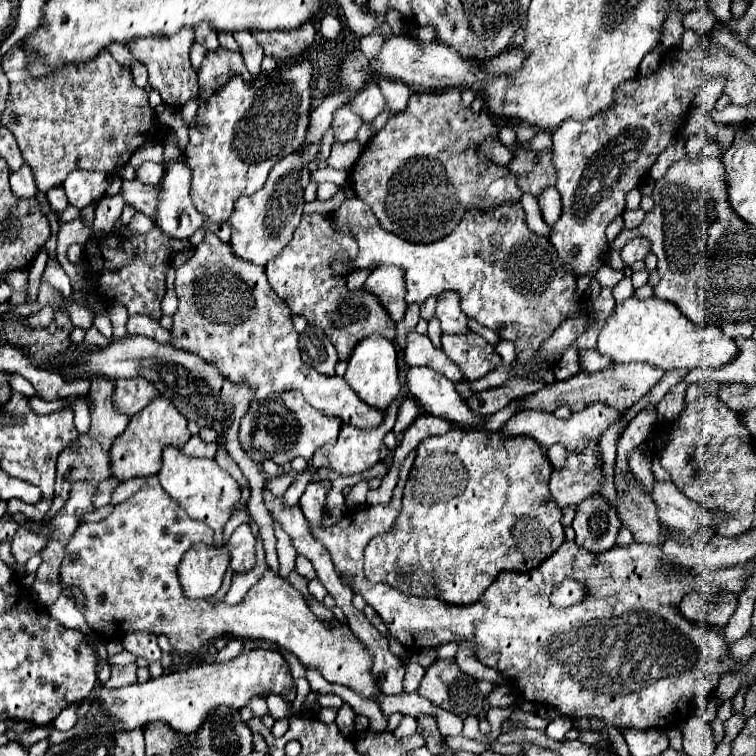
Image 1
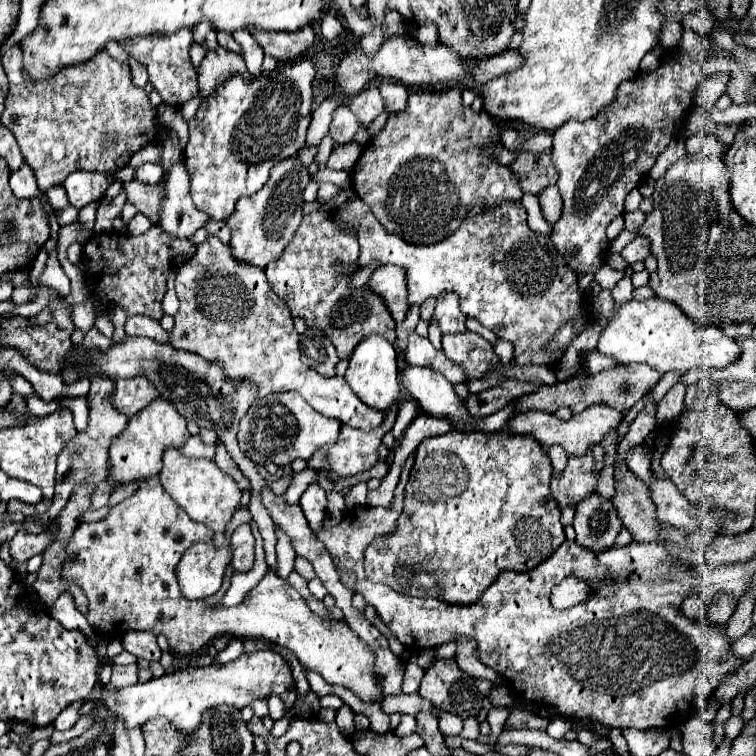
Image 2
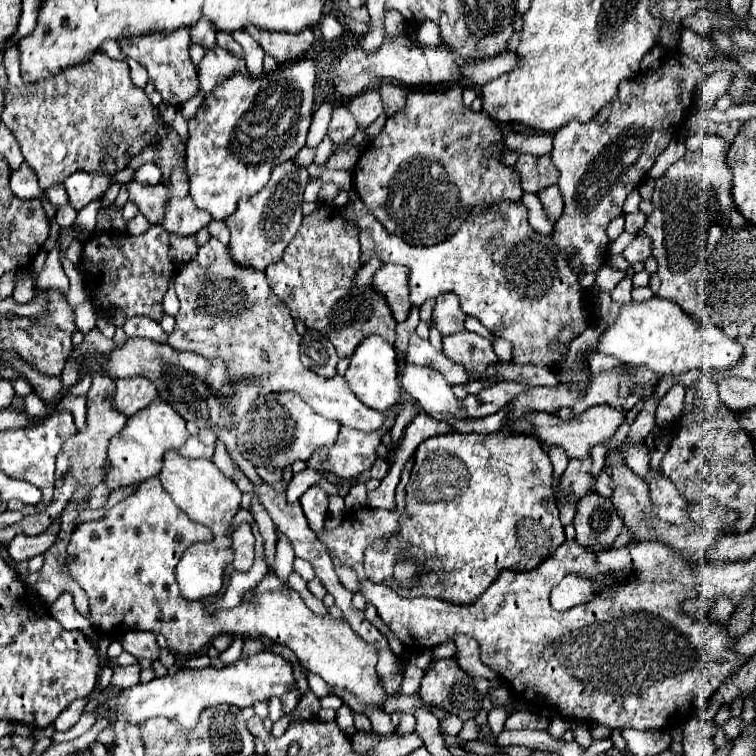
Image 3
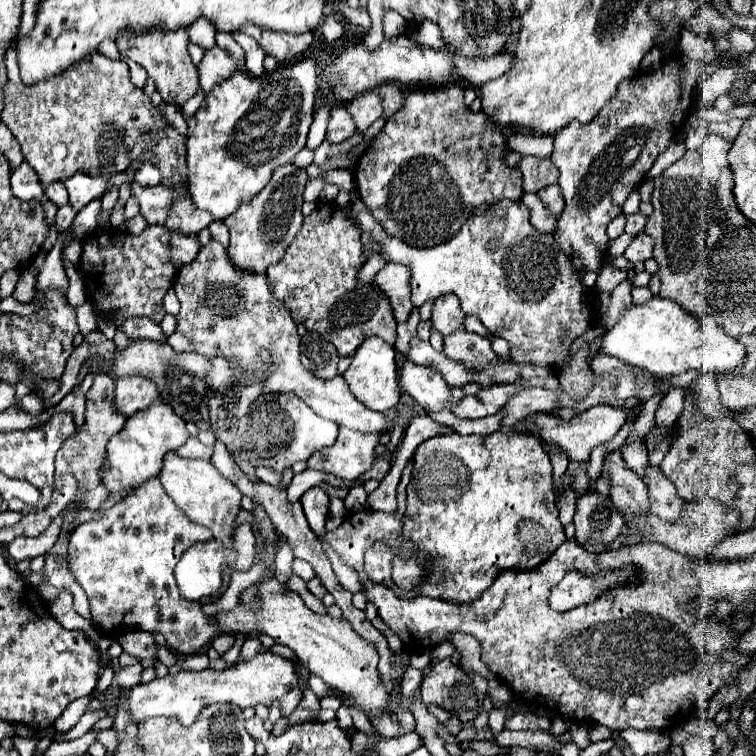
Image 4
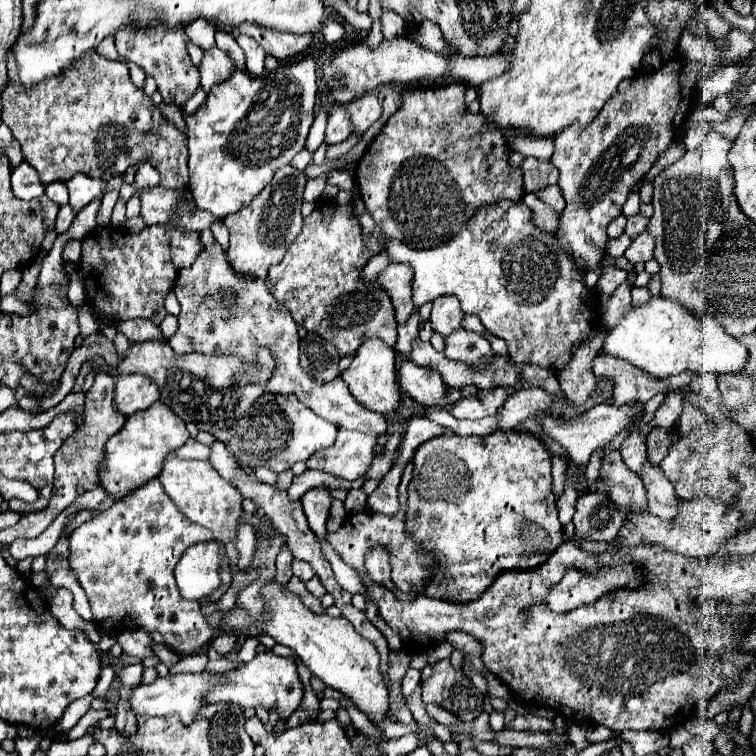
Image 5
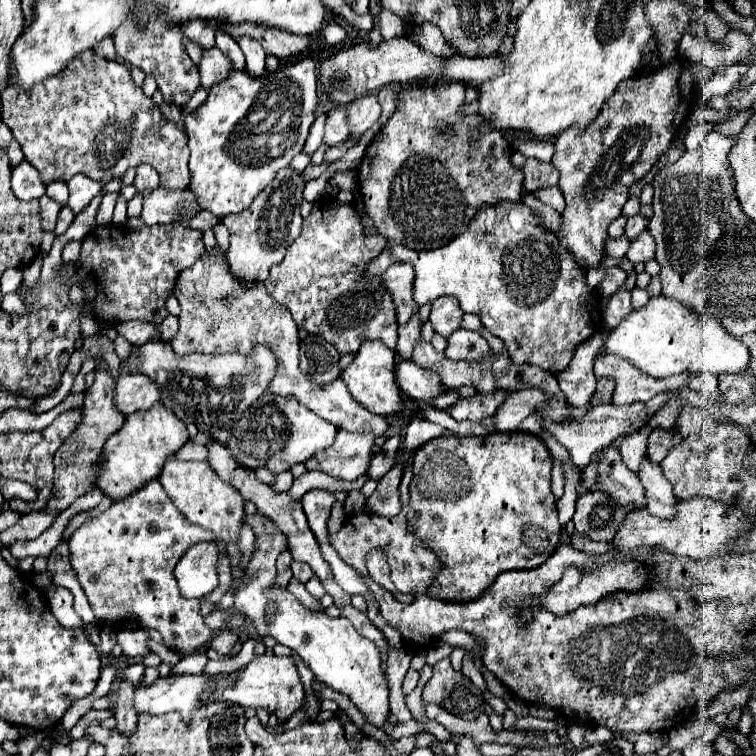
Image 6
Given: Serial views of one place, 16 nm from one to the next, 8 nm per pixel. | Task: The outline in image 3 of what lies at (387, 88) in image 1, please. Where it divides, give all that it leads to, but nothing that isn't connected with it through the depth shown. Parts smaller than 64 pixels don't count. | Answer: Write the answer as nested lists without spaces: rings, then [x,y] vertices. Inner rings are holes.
[[[384,82],[380,84],[380,96],[382,96],[382,102],[384,102],[384,114],[386,116],[392,116],[396,110],[404,108],[404,98],[406,98],[406,90],[392,84],[392,82]]]

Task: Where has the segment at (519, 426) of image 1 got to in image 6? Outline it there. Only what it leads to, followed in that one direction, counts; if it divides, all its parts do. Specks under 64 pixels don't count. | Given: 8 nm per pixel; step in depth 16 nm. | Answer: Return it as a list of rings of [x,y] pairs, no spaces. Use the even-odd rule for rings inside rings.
[[[634,402],[630,406],[614,406],[614,404],[606,404],[606,406],[596,406],[594,410],[590,410],[586,416],[564,422],[564,424],[556,424],[556,422],[548,422],[544,420],[546,432],[552,434],[562,446],[568,448],[574,464],[578,468],[586,468],[590,464],[590,458],[594,452],[598,452],[600,448],[610,446],[618,436],[628,436],[638,432],[650,418],[650,412],[646,408],[644,402]]]

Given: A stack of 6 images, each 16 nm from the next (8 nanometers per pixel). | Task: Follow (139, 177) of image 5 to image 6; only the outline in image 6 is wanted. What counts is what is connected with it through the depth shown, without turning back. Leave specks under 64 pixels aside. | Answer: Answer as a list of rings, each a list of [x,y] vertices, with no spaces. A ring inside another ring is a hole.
[[[142,164],[136,168],[136,180],[134,186],[138,192],[150,192],[152,188],[160,186],[160,176],[156,174],[154,168],[150,168],[148,164]]]

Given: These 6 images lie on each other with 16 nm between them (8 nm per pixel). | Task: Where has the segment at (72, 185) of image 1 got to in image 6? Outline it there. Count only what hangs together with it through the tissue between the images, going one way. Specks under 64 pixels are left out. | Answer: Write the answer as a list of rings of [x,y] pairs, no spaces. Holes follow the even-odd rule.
[[[76,174],[72,180],[68,180],[68,188],[70,188],[68,206],[74,214],[80,214],[92,202],[92,198],[96,198],[102,192],[104,184],[90,180],[88,176]]]

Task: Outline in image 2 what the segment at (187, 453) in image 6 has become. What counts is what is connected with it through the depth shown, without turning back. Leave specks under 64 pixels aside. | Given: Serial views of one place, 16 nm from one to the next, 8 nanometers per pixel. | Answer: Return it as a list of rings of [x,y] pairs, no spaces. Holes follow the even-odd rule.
[[[192,436],[182,448],[180,454],[184,456],[192,456],[192,458],[212,458],[214,456],[214,446],[206,446],[202,444],[202,440],[198,436]]]

